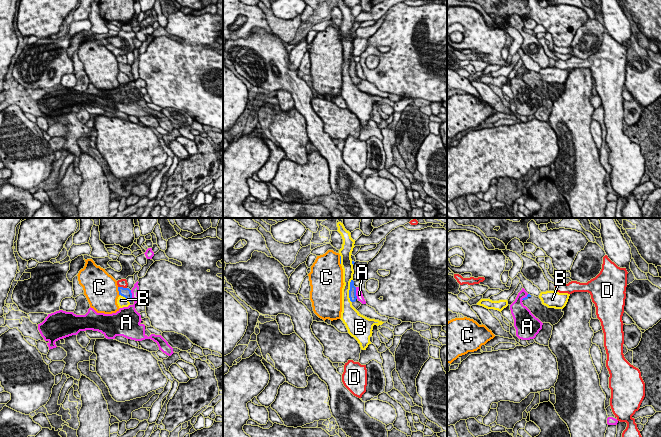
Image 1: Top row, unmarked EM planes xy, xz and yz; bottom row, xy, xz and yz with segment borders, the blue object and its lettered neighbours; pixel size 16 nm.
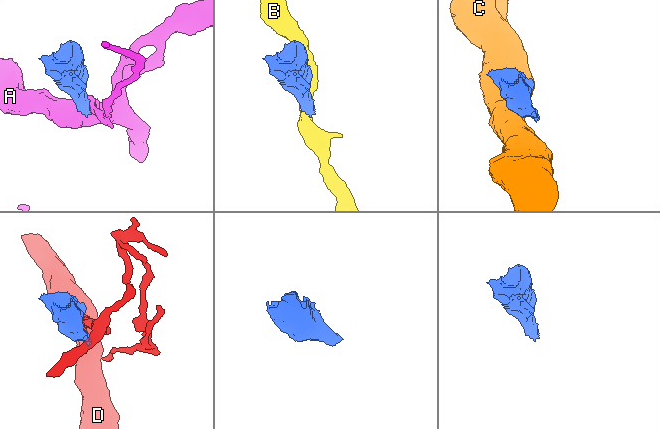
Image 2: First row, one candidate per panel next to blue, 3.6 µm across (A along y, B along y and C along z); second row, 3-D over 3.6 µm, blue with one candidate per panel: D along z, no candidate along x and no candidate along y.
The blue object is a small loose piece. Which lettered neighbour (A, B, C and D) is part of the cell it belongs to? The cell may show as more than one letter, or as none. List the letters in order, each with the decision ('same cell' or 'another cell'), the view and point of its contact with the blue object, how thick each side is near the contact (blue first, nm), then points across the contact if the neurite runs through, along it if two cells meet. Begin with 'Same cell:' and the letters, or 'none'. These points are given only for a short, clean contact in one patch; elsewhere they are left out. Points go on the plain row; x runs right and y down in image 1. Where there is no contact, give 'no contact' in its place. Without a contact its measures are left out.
Same cell: none
A: another cell; meets blue in xz at (355, 69); 130 nm thick on the blue side, 100 nm on the other; border along xz (355, 63), (357, 74)
B: another cell; meets blue in xz at (349, 67); 130 nm thick on the blue side, 160 nm on the other
C: another cell; meets blue in xy at (118, 66); 160 nm thick on the blue side, 480 nm on the other
D: another cell; meets blue in xy at (122, 63); 160 nm thick on the blue side, 130 nm on the other

